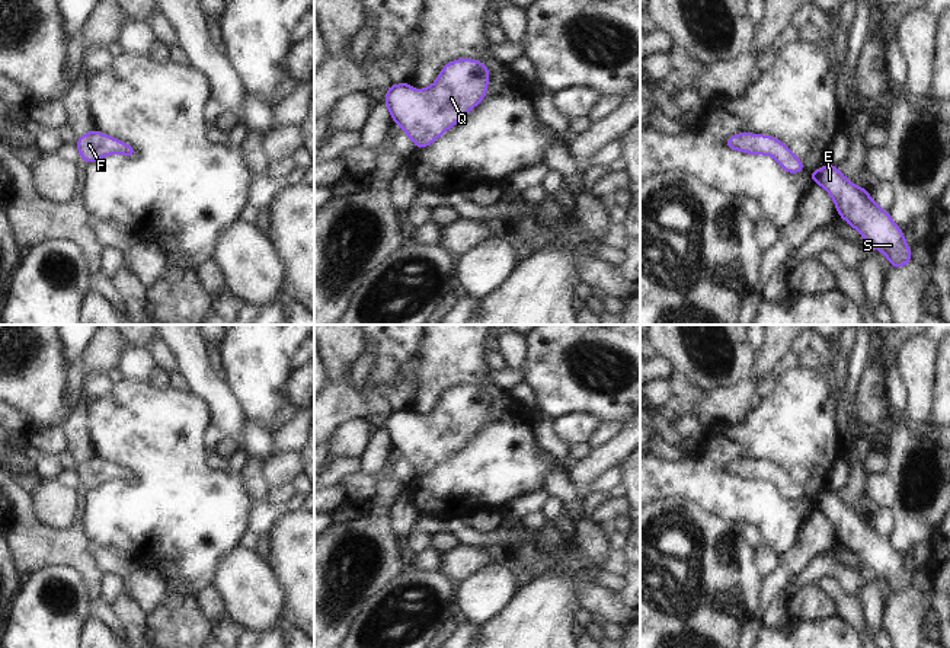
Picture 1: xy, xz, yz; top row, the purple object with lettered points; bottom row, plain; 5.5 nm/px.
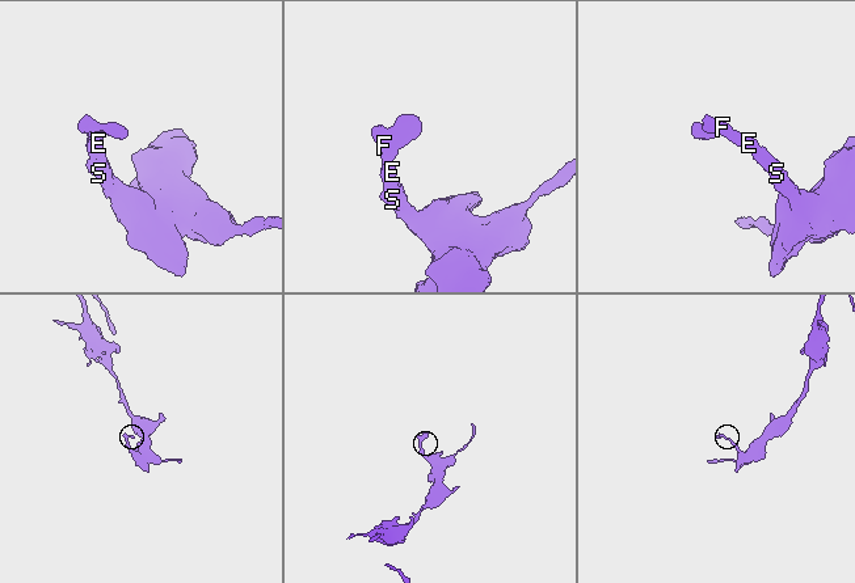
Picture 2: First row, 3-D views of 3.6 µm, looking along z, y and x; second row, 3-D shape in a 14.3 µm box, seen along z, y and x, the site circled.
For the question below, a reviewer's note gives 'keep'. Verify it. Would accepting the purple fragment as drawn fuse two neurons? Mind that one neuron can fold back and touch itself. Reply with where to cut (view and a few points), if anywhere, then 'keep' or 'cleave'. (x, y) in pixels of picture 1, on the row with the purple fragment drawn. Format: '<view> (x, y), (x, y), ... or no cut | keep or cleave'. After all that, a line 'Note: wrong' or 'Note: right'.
no cut | keep
Note: right

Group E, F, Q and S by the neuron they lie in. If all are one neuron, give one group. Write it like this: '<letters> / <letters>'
E F Q S

